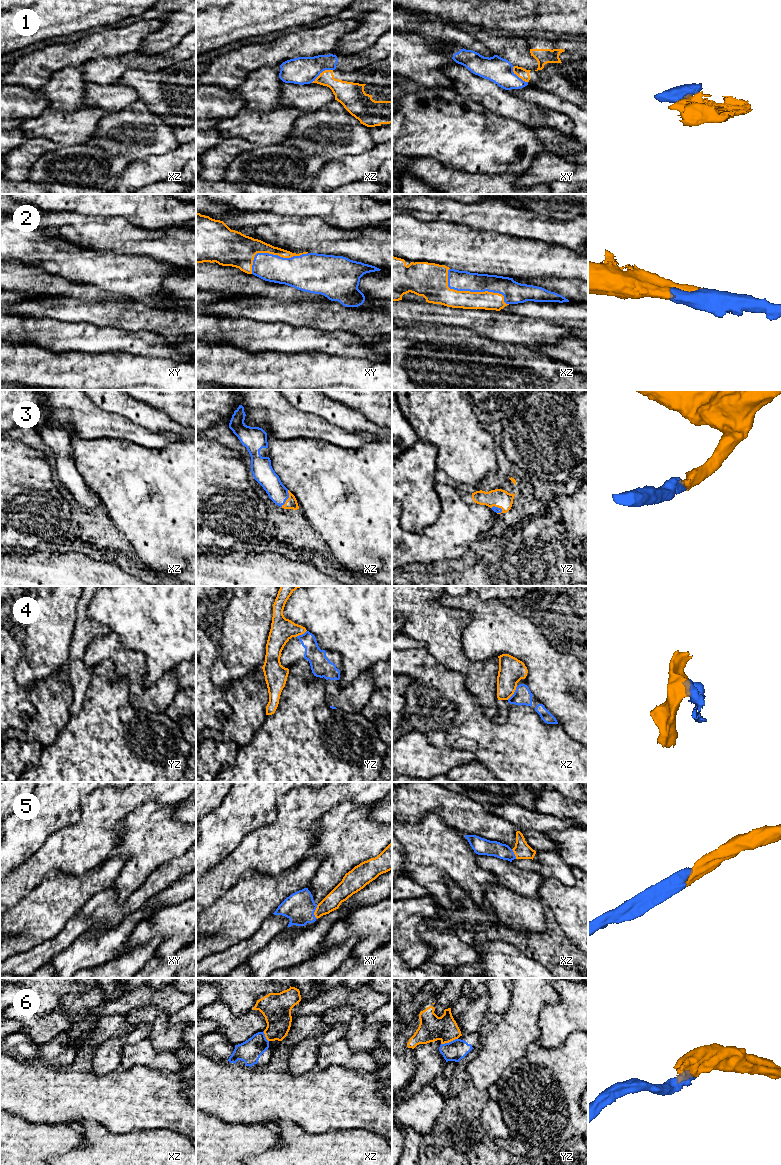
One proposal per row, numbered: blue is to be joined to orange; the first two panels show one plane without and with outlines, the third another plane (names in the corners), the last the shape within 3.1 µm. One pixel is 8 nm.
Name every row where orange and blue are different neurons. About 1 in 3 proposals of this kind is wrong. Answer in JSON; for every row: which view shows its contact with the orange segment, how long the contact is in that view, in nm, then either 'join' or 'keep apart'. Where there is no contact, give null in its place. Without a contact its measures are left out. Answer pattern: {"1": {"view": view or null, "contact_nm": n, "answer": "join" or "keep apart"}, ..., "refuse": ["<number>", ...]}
{"1": {"view": "xz", "contact_nm": 200, "answer": "keep apart"}, "2": {"view": "xz", "contact_nm": 550, "answer": "join"}, "3": {"view": "xz", "contact_nm": 150, "answer": "join"}, "4": {"view": "xz", "contact_nm": 140, "answer": "keep apart"}, "5": {"view": "xy", "contact_nm": 110, "answer": "join"}, "6": {"view": "yz", "contact_nm": 140, "answer": "keep apart"}, "refuse": ["1", "4", "6"]}

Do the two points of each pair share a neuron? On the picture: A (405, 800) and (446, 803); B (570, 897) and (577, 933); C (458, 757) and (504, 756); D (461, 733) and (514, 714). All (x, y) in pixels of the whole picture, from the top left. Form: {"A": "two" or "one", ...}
{"A": "one", "B": "one", "C": "two", "D": "one"}

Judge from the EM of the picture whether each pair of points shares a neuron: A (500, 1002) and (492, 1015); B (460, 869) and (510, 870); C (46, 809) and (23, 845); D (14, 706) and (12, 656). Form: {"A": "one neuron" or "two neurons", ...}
{"A": "one neuron", "B": "two neurons", "C": "one neuron", "D": "one neuron"}

